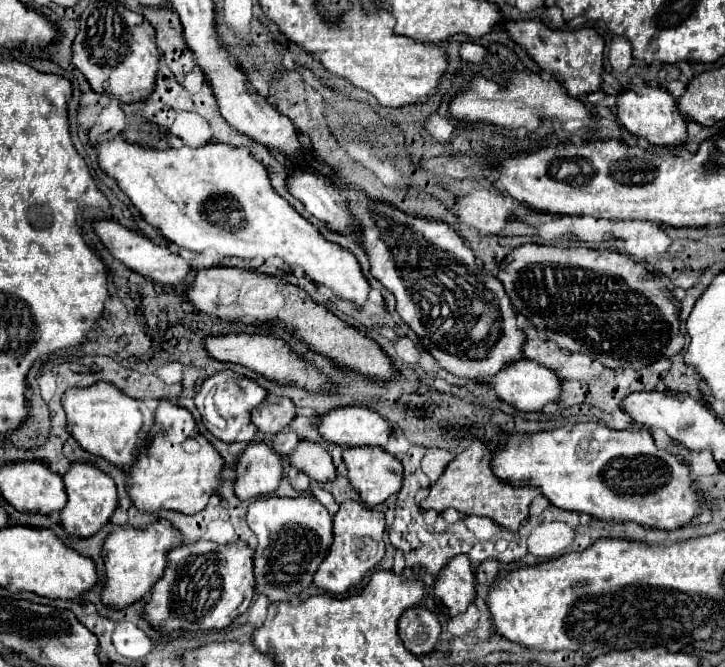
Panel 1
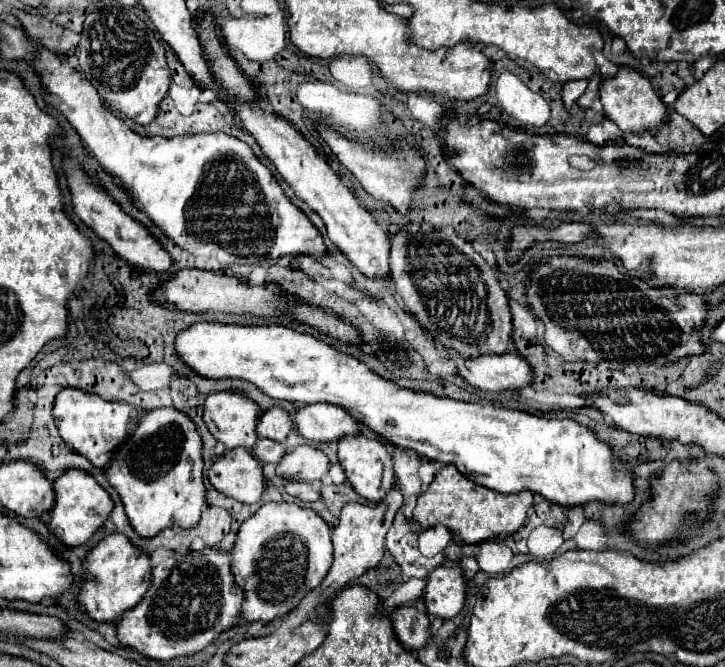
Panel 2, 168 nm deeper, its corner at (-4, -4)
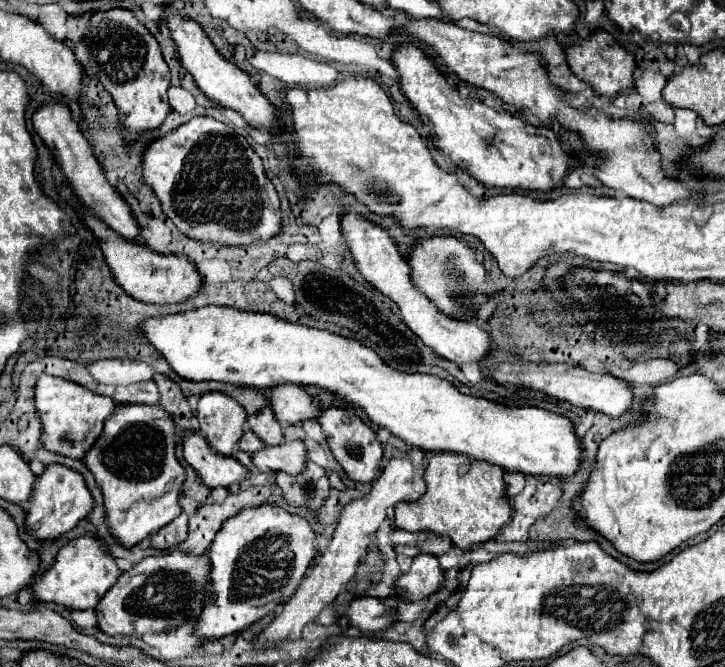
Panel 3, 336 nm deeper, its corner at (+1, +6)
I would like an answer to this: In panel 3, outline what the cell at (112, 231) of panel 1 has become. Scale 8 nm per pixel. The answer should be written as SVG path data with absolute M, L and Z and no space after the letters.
M56 101L56 103L46 103L42 107L38 107L32 115L32 125L34 131L42 137L42 141L46 143L46 147L54 153L56 163L60 165L64 177L72 183L72 189L76 191L76 195L82 199L82 203L92 209L108 227L112 227L116 233L120 233L126 239L138 239L140 227L128 207L128 203L116 193L116 189L106 181L102 167L98 165L94 151L90 147L90 143L86 141L86 137L82 135L78 123L72 119L70 109Z

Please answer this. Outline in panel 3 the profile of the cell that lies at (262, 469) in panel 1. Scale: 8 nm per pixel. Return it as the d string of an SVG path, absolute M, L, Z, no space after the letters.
M188 431L182 437L184 459L196 469L202 483L210 489L228 487L246 477L246 467L242 467L234 457L220 457L208 449L208 443L200 433Z

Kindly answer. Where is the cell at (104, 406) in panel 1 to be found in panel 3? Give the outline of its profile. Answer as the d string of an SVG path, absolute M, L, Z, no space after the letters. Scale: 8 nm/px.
M40 375L34 385L34 405L42 423L42 445L50 453L82 459L90 445L100 435L104 421L116 409L116 403L104 395L96 395L82 385L76 385L62 377Z

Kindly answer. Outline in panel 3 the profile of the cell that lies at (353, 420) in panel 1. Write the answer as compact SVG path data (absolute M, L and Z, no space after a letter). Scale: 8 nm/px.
M280 383L270 389L270 405L274 417L280 423L298 425L306 419L314 419L318 413L318 403L312 401L312 395L292 383Z

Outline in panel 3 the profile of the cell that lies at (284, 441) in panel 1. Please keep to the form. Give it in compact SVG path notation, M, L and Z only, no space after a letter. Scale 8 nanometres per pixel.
M246 429L244 435L242 435L242 439L240 439L240 443L238 443L238 447L240 447L242 451L246 451L246 453L256 453L258 449L264 447L264 443L262 443L250 429Z

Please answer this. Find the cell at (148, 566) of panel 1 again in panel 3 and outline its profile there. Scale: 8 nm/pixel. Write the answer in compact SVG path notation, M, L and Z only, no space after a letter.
M84 535L64 543L54 559L54 565L42 575L34 577L28 589L32 591L34 601L52 601L68 609L94 609L100 597L112 587L112 583L118 581L120 575L122 573L116 567L116 561L108 553L104 553L104 549L100 549L100 541Z

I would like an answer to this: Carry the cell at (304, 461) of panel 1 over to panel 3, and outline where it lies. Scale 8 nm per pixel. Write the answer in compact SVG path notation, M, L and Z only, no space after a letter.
M286 441L278 447L264 447L252 453L252 463L262 473L290 473L296 475L306 463L306 447L302 441Z

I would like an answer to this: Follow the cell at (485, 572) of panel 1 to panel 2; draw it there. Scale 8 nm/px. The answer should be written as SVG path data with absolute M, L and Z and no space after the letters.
M463 557L463 559L461 559L461 567L463 567L463 571L465 571L467 581L475 579L475 575L481 571L481 569L479 569L479 563L477 563L473 557Z

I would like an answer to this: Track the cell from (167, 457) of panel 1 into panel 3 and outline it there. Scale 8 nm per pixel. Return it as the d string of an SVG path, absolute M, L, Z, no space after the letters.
M118 405L116 411L106 419L104 431L86 451L84 465L94 475L104 495L104 519L110 535L124 547L142 543L148 535L160 531L172 519L180 515L180 487L184 483L184 469L174 455L174 421L158 405Z

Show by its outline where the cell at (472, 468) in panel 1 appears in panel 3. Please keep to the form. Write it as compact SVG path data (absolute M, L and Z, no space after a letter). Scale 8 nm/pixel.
M436 453L430 457L428 467L426 467L428 491L416 503L394 507L394 527L404 529L404 531L422 531L422 533L446 535L460 549L470 549L474 545L486 543L486 541L496 537L500 527L510 517L510 505L504 497L502 475L504 475L504 471L498 465L492 465L486 461L474 461L474 459L468 459L466 455L458 455L458 453Z

